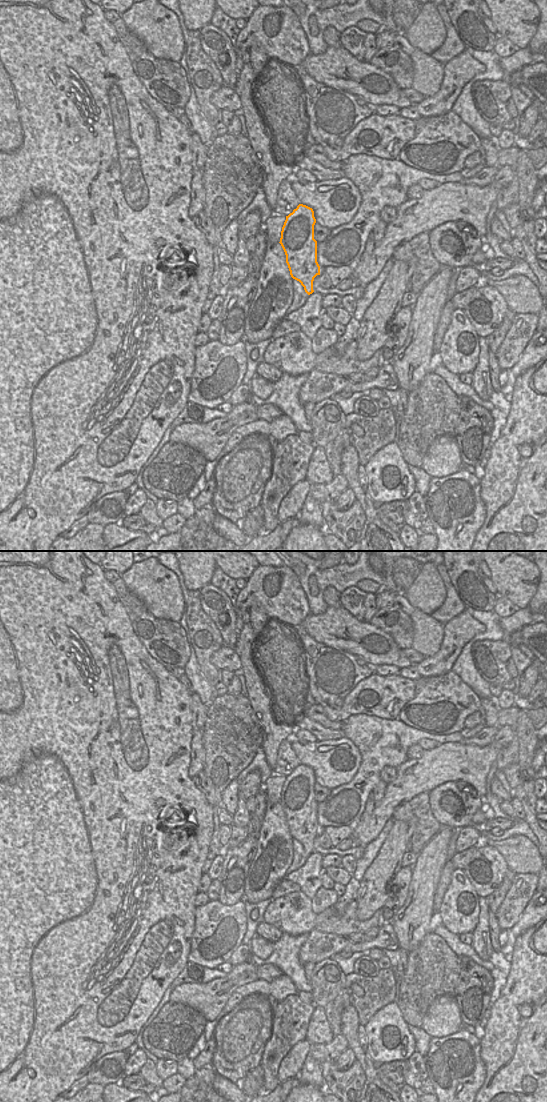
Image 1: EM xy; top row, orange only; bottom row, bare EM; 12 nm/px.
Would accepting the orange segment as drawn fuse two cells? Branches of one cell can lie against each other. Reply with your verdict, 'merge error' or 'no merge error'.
no merge error

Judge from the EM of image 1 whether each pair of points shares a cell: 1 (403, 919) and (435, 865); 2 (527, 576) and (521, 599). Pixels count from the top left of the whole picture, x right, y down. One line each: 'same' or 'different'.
1: same
2: same

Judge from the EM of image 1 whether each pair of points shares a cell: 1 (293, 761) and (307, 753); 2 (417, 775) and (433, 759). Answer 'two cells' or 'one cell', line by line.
1: two cells
2: one cell

